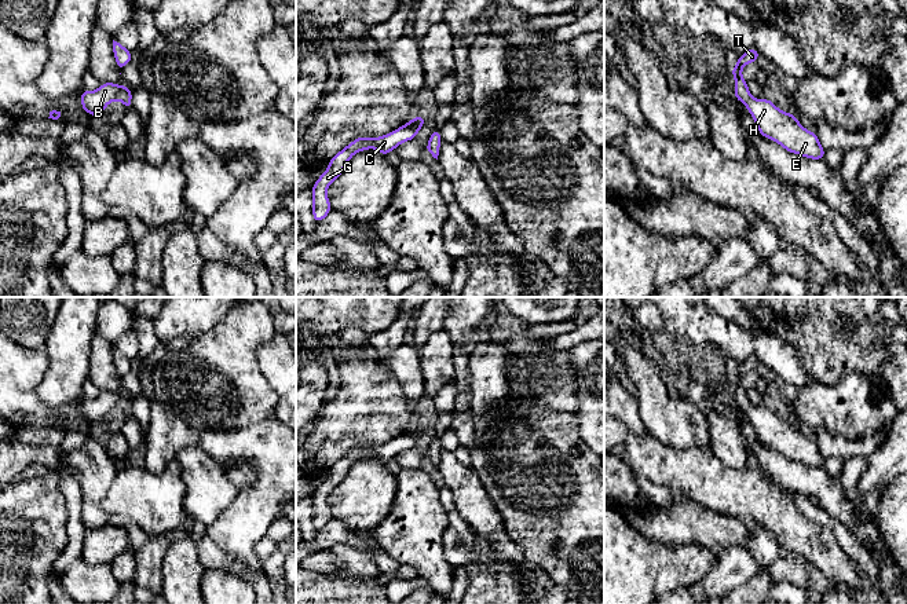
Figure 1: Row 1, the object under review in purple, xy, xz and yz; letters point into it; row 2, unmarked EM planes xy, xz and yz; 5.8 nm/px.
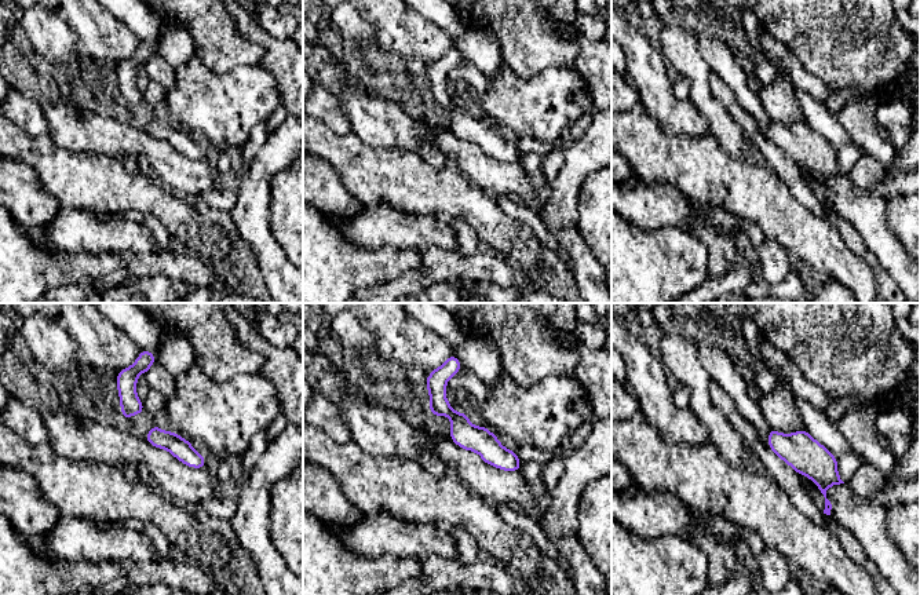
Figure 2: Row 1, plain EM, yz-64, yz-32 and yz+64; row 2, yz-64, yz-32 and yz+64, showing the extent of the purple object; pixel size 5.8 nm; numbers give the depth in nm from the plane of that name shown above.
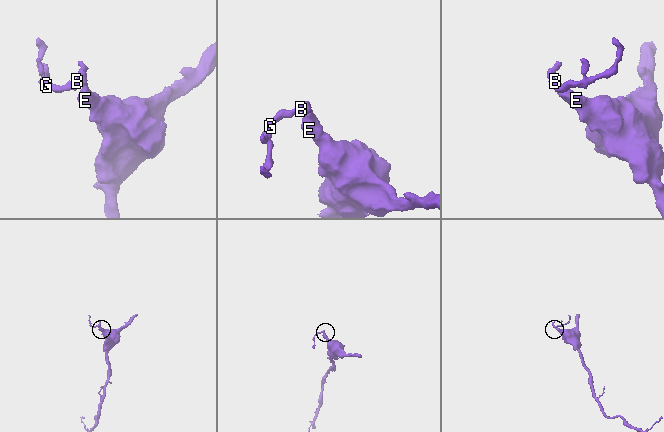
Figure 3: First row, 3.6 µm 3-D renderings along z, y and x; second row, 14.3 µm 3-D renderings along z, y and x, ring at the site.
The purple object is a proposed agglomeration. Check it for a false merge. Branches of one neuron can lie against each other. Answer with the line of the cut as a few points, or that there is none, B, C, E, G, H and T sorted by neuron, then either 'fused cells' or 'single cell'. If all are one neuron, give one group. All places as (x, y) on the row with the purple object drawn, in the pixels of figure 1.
no cut | B C E G H T | single cell

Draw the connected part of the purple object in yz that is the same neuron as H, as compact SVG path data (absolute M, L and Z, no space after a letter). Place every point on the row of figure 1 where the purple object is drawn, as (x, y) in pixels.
M749 48L738 58L736 66L729 69L735 78L734 96L746 106L761 136L776 142L789 153L824 160L826 150L815 132L805 129L796 116L778 109L772 100L751 96L747 81L742 77L742 69L750 62L757 62L758 56L756 48Z

